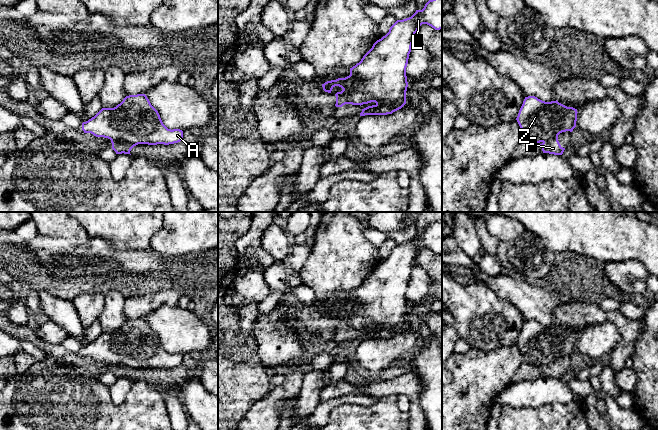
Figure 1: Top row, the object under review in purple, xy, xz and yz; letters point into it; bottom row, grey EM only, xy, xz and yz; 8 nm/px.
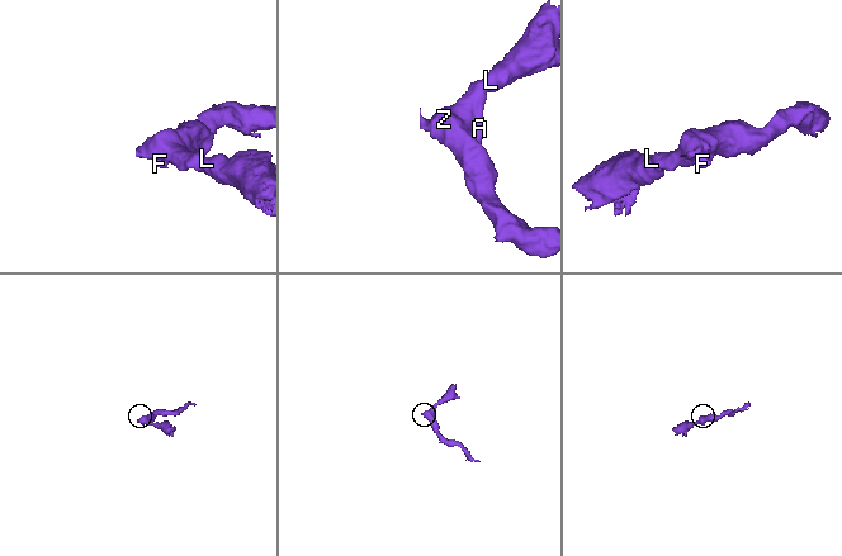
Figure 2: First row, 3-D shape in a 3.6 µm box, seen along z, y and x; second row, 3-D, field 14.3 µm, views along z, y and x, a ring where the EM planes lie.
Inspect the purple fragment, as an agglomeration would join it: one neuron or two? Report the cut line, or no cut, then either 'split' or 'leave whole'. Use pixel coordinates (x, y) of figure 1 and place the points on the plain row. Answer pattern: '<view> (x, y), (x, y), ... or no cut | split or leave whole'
xy (111, 363), (122, 363), (137, 368) | split

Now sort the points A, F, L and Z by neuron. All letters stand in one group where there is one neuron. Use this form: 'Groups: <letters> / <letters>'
Groups: A L Z / F

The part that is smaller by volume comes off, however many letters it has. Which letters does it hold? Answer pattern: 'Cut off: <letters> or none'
Cut off: F

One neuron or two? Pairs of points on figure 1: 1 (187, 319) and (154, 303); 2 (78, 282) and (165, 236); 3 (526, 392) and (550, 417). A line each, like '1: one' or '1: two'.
1: two
2: two
3: two

